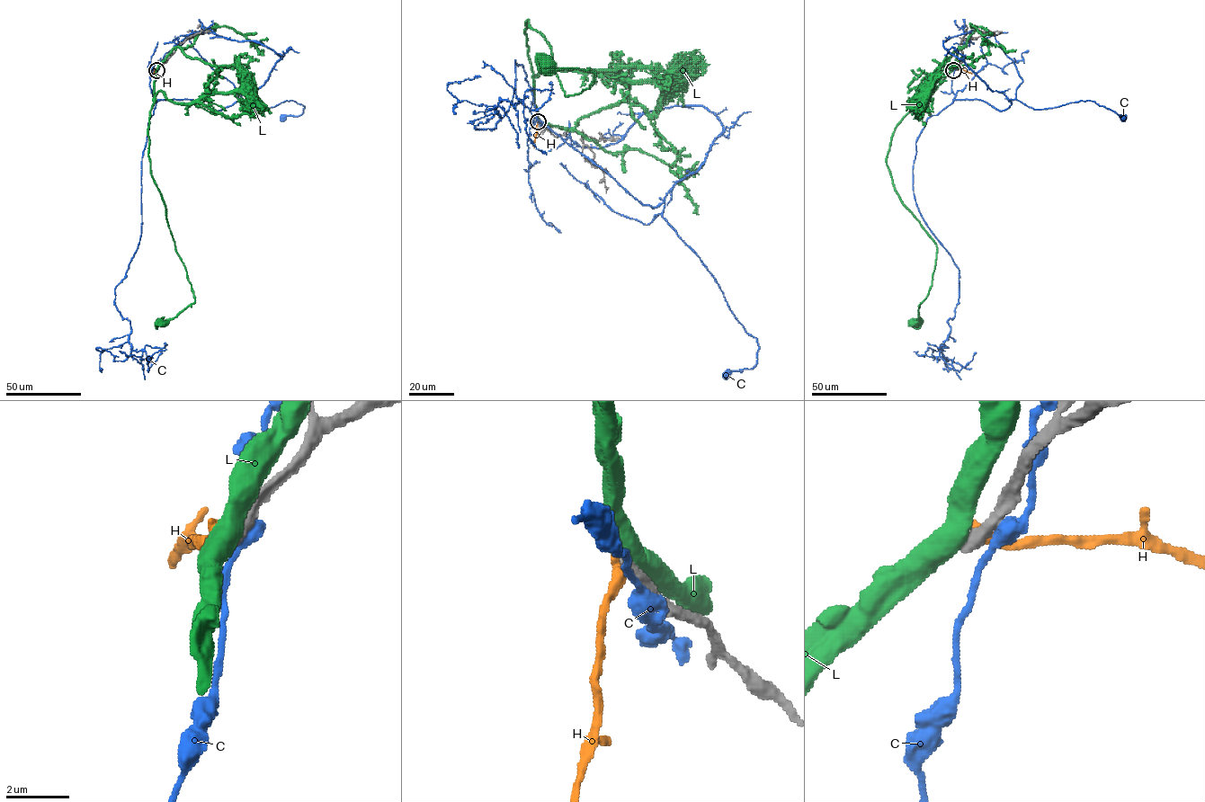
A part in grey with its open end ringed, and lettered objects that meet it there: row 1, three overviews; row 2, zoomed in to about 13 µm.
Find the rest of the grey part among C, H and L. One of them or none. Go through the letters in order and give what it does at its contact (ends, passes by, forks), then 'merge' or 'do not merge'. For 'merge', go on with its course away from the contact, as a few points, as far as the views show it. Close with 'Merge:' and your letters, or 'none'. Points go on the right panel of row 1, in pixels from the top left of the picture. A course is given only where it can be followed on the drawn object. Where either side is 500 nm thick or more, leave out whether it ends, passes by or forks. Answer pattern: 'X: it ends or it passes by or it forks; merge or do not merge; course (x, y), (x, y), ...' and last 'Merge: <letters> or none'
C: do not merge
H: it ends; do not merge
L: do not merge
Merge: none

